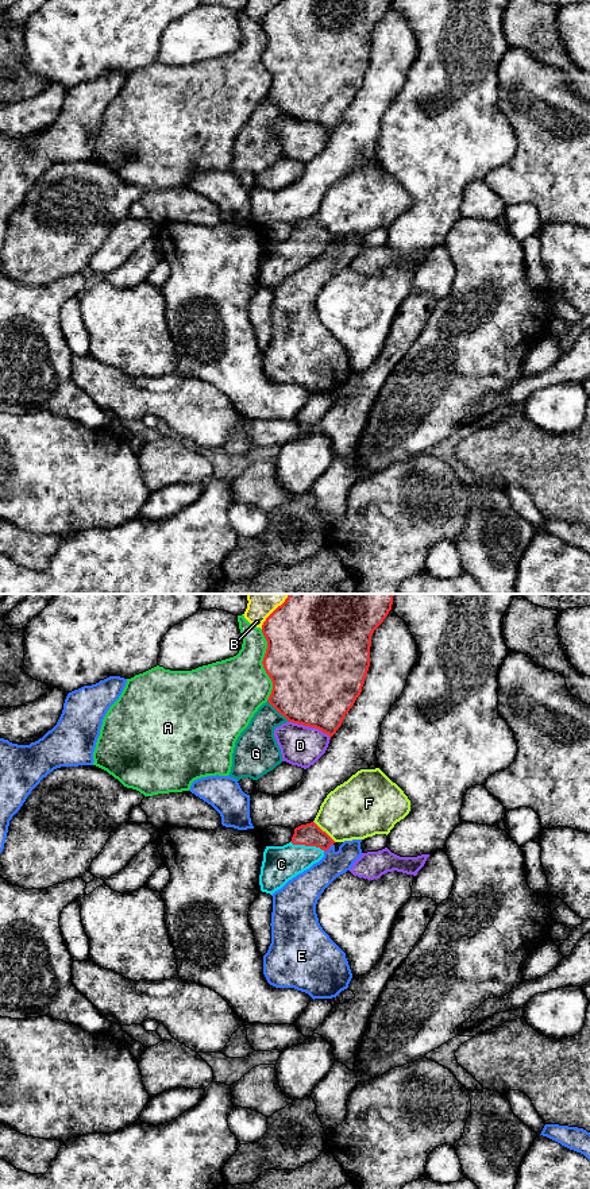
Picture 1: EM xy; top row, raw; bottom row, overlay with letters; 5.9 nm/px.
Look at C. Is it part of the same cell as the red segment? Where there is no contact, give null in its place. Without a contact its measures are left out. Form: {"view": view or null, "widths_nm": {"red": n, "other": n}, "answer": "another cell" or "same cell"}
{"view": "xy", "widths_nm": {"red": 140, "other": 220}, "answer": "same cell"}

